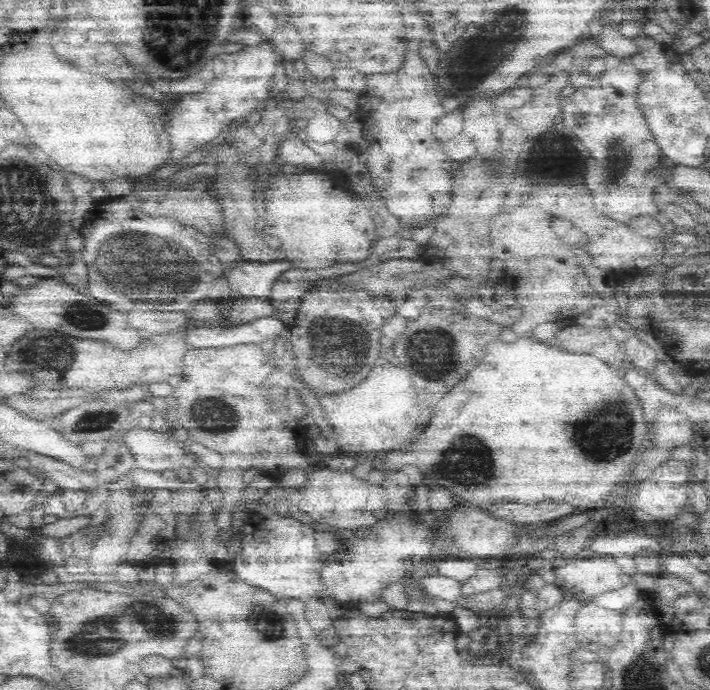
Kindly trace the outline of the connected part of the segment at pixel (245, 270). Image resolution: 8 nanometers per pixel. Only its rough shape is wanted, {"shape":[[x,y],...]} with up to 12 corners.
{"shape":[[288,258],[222,267],[233,298],[267,298]]}

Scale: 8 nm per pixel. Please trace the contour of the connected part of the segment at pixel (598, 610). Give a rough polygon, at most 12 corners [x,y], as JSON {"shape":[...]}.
{"shape":[[596,602],[582,604],[574,631],[582,642],[611,648],[620,614]]}

